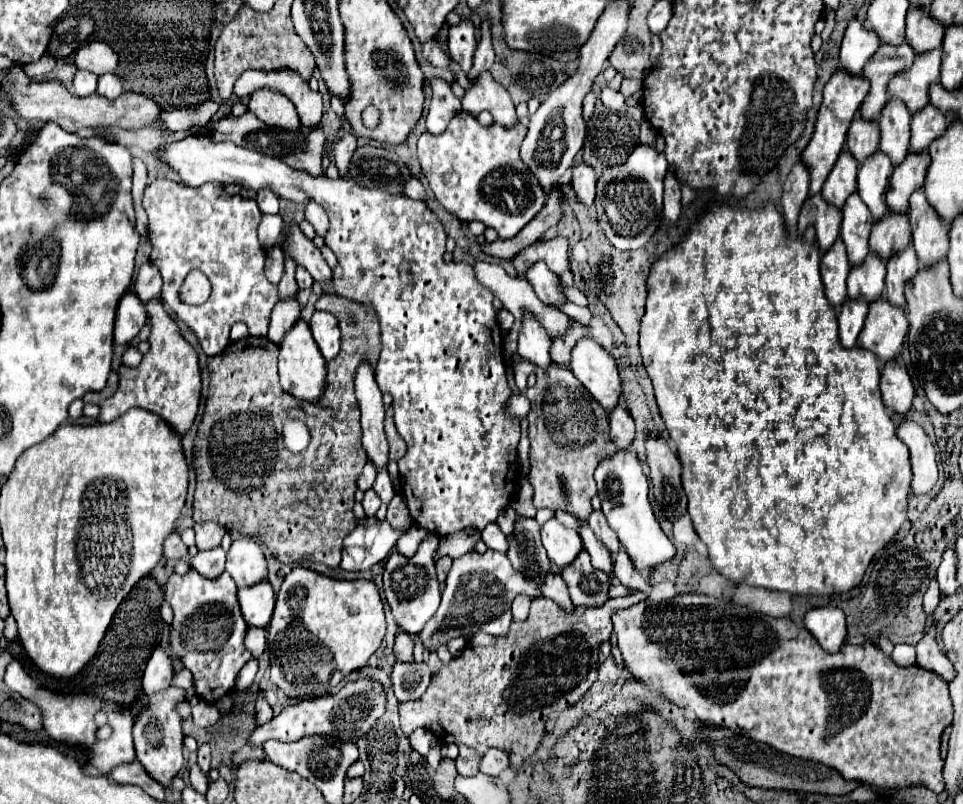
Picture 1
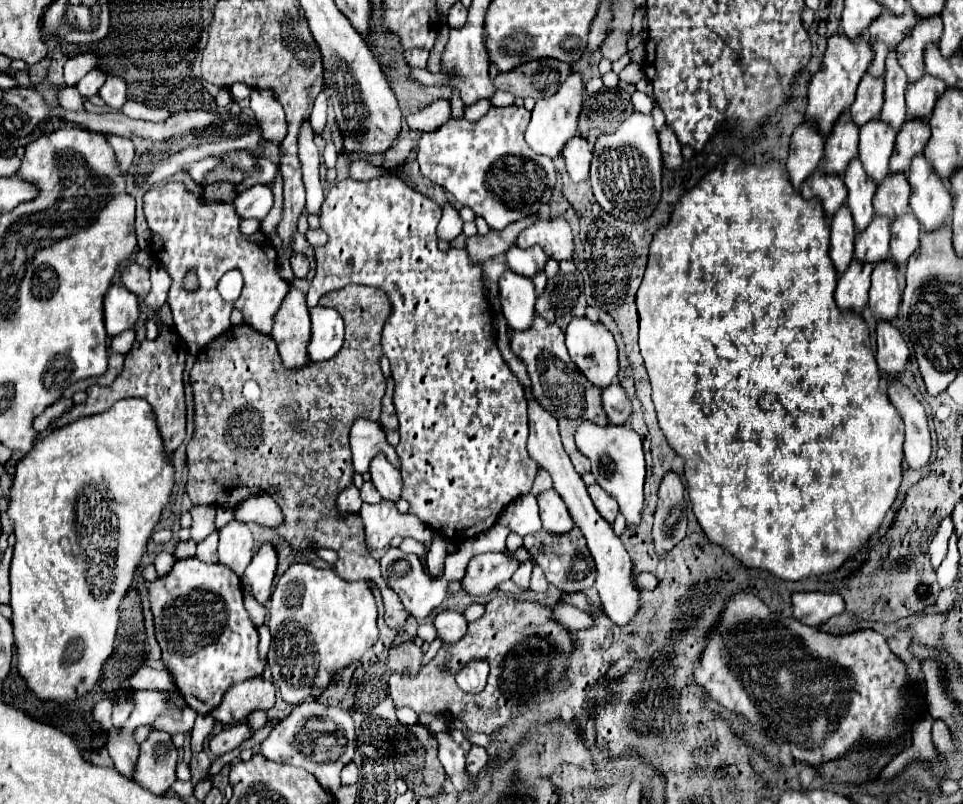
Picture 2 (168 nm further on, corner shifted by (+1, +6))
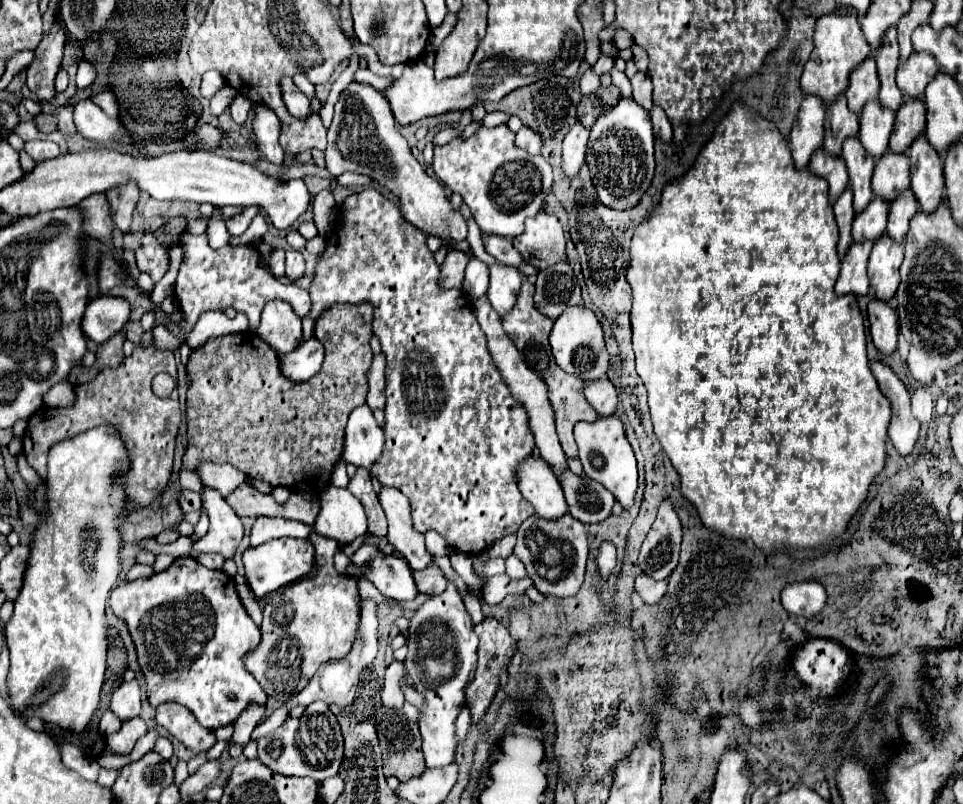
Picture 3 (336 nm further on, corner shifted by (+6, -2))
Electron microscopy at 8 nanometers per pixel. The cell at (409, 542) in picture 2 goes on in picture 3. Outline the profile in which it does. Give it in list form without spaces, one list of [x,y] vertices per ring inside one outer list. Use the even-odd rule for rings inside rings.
[[[364,543],[352,557],[350,557],[350,563],[352,565],[362,565],[366,559],[370,559],[370,557],[374,557],[374,555],[385,555],[384,553],[380,553],[374,545],[370,545],[370,543]]]

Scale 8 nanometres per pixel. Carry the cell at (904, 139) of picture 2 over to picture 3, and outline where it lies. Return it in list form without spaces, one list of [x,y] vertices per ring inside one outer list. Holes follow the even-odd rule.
[[[904,99],[904,107],[896,111],[894,129],[890,135],[890,151],[904,153],[910,143],[926,127],[926,107],[922,99]]]

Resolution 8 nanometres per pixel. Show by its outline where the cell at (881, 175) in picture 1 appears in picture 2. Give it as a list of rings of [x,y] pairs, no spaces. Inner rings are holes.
[[[881,119],[869,121],[859,133],[859,159],[867,177],[881,183],[889,175],[889,159],[895,147],[895,131]]]

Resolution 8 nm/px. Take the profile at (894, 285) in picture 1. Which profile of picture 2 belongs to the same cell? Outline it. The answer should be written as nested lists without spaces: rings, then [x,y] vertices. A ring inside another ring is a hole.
[[[911,213],[893,221],[889,255],[899,269],[903,269],[909,255],[913,255],[919,249],[919,237],[921,237],[921,227],[917,225],[917,219]]]

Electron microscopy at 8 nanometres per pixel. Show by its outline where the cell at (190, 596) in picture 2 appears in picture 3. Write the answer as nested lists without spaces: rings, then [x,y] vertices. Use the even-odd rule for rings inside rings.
[[[178,557],[166,571],[118,585],[110,595],[112,611],[122,619],[136,645],[138,665],[146,679],[146,695],[156,709],[160,703],[180,703],[192,711],[198,723],[210,731],[230,725],[248,705],[266,705],[266,693],[244,669],[242,657],[260,643],[260,627],[250,619],[240,603],[234,579],[222,571],[202,567],[194,557]],[[228,695],[240,695],[230,699]]]

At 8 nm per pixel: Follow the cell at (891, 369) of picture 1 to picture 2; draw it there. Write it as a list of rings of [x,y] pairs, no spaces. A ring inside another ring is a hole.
[[[891,323],[877,327],[877,365],[885,377],[897,377],[909,363],[909,349]]]

